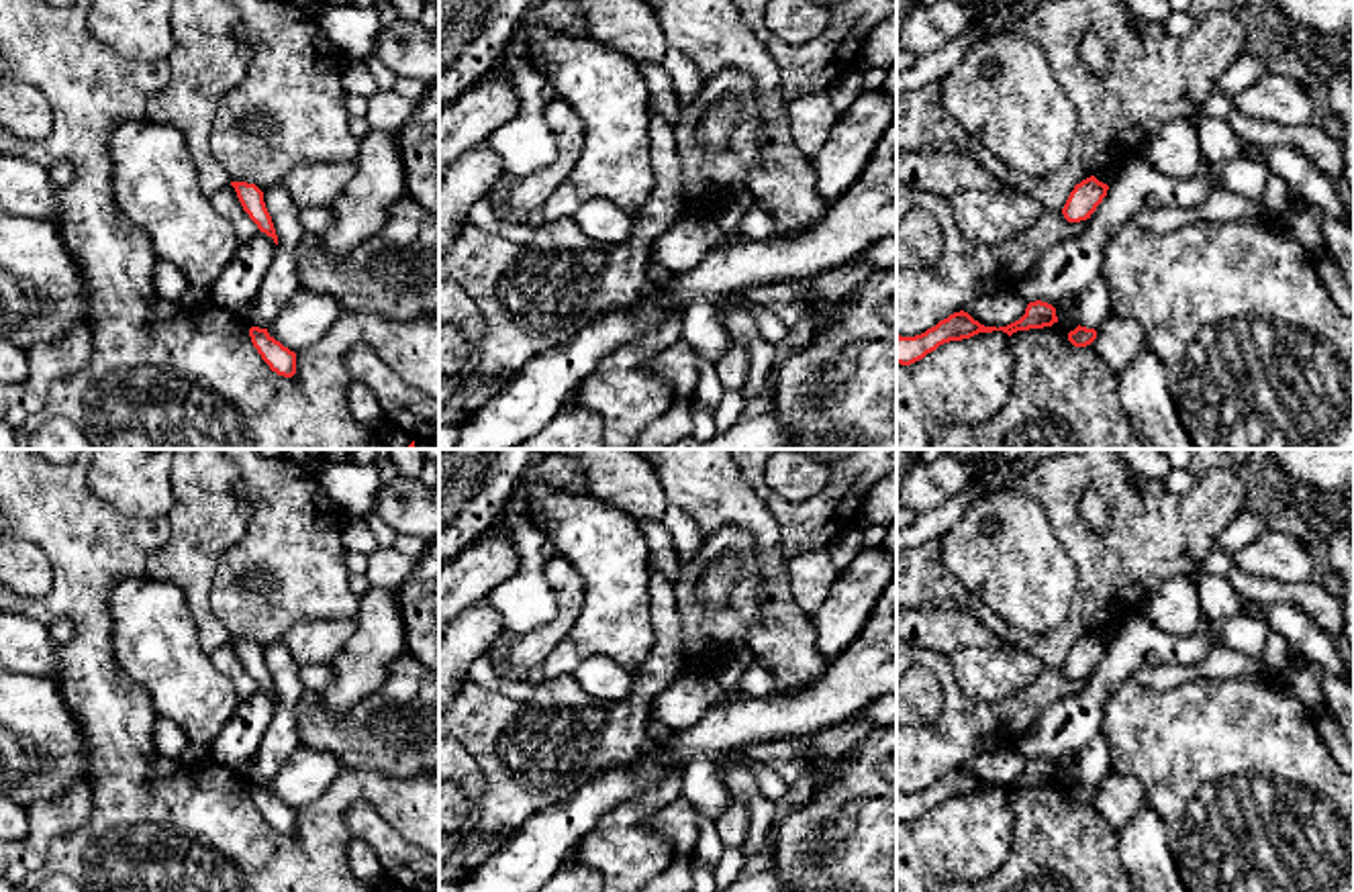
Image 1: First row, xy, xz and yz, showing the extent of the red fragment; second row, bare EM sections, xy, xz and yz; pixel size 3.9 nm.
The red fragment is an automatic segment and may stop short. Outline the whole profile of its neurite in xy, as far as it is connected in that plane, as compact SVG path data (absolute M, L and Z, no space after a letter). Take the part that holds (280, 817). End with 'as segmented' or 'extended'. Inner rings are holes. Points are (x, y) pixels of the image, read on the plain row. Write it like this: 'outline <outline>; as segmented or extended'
outline M251 784L249 794L272 829L284 835L292 835L296 831L296 810L276 798L268 786Z; as segmented

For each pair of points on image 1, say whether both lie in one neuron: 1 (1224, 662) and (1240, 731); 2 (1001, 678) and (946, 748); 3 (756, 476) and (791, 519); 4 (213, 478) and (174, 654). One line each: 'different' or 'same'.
1: different
2: different
3: same
4: different

